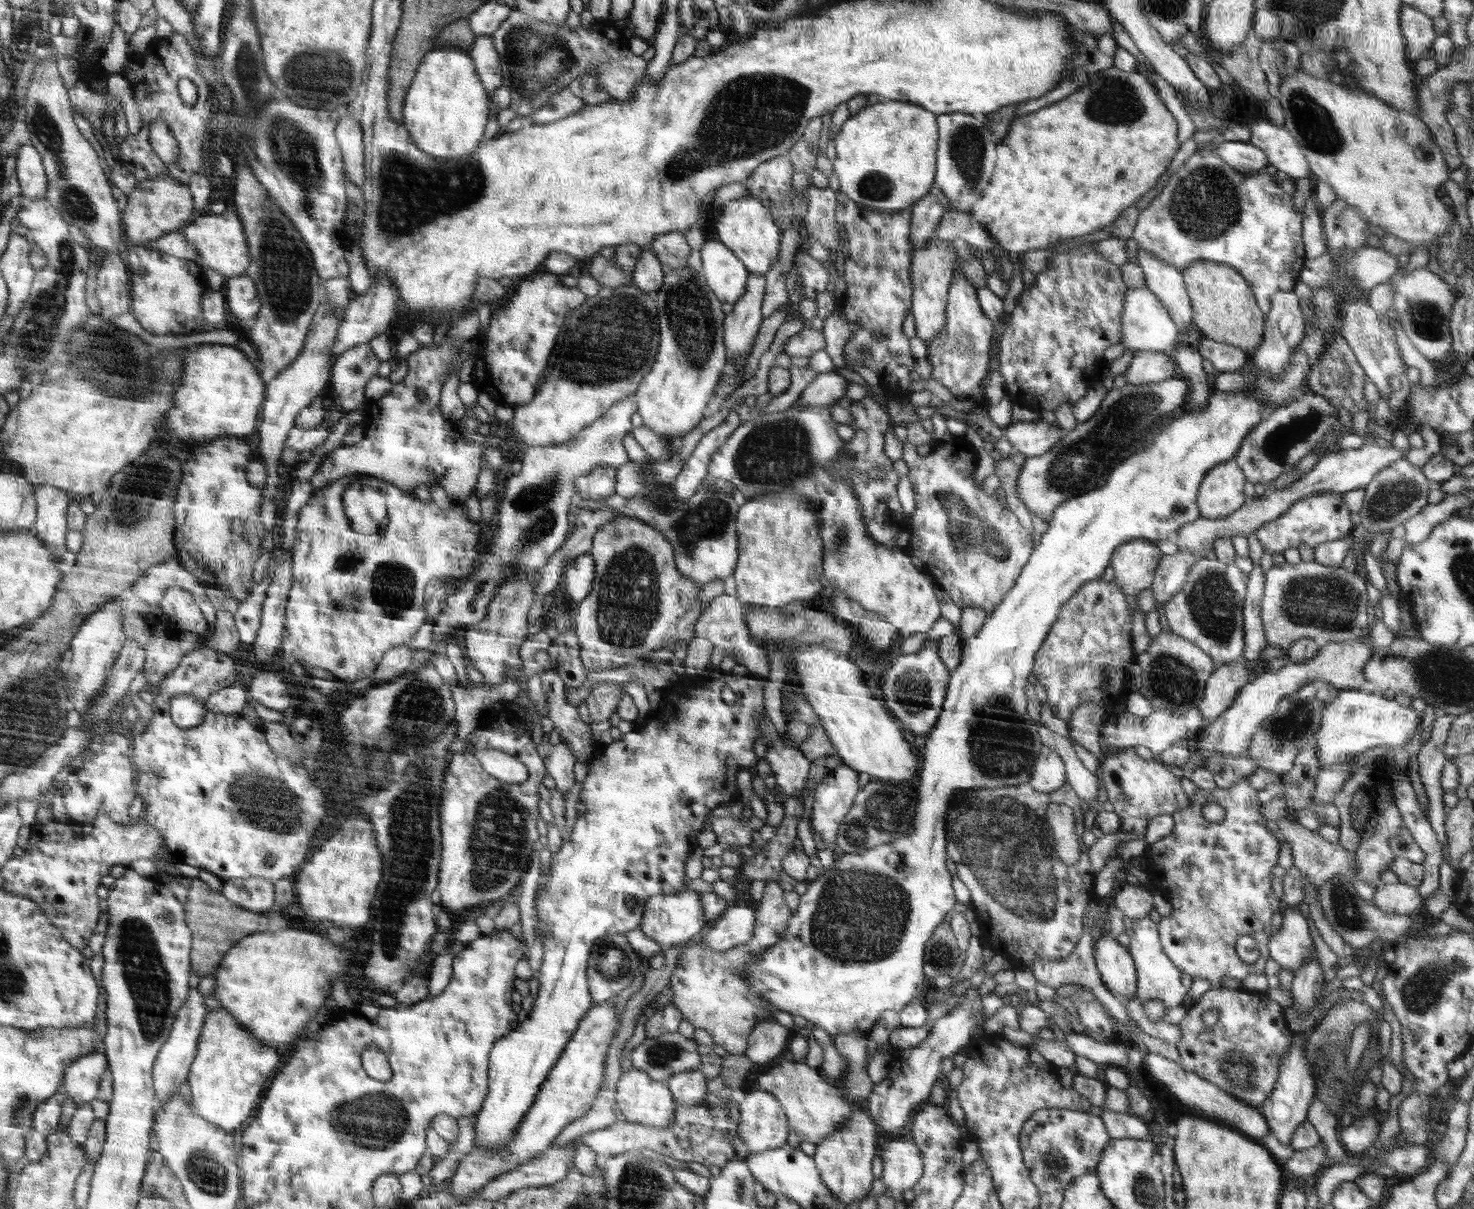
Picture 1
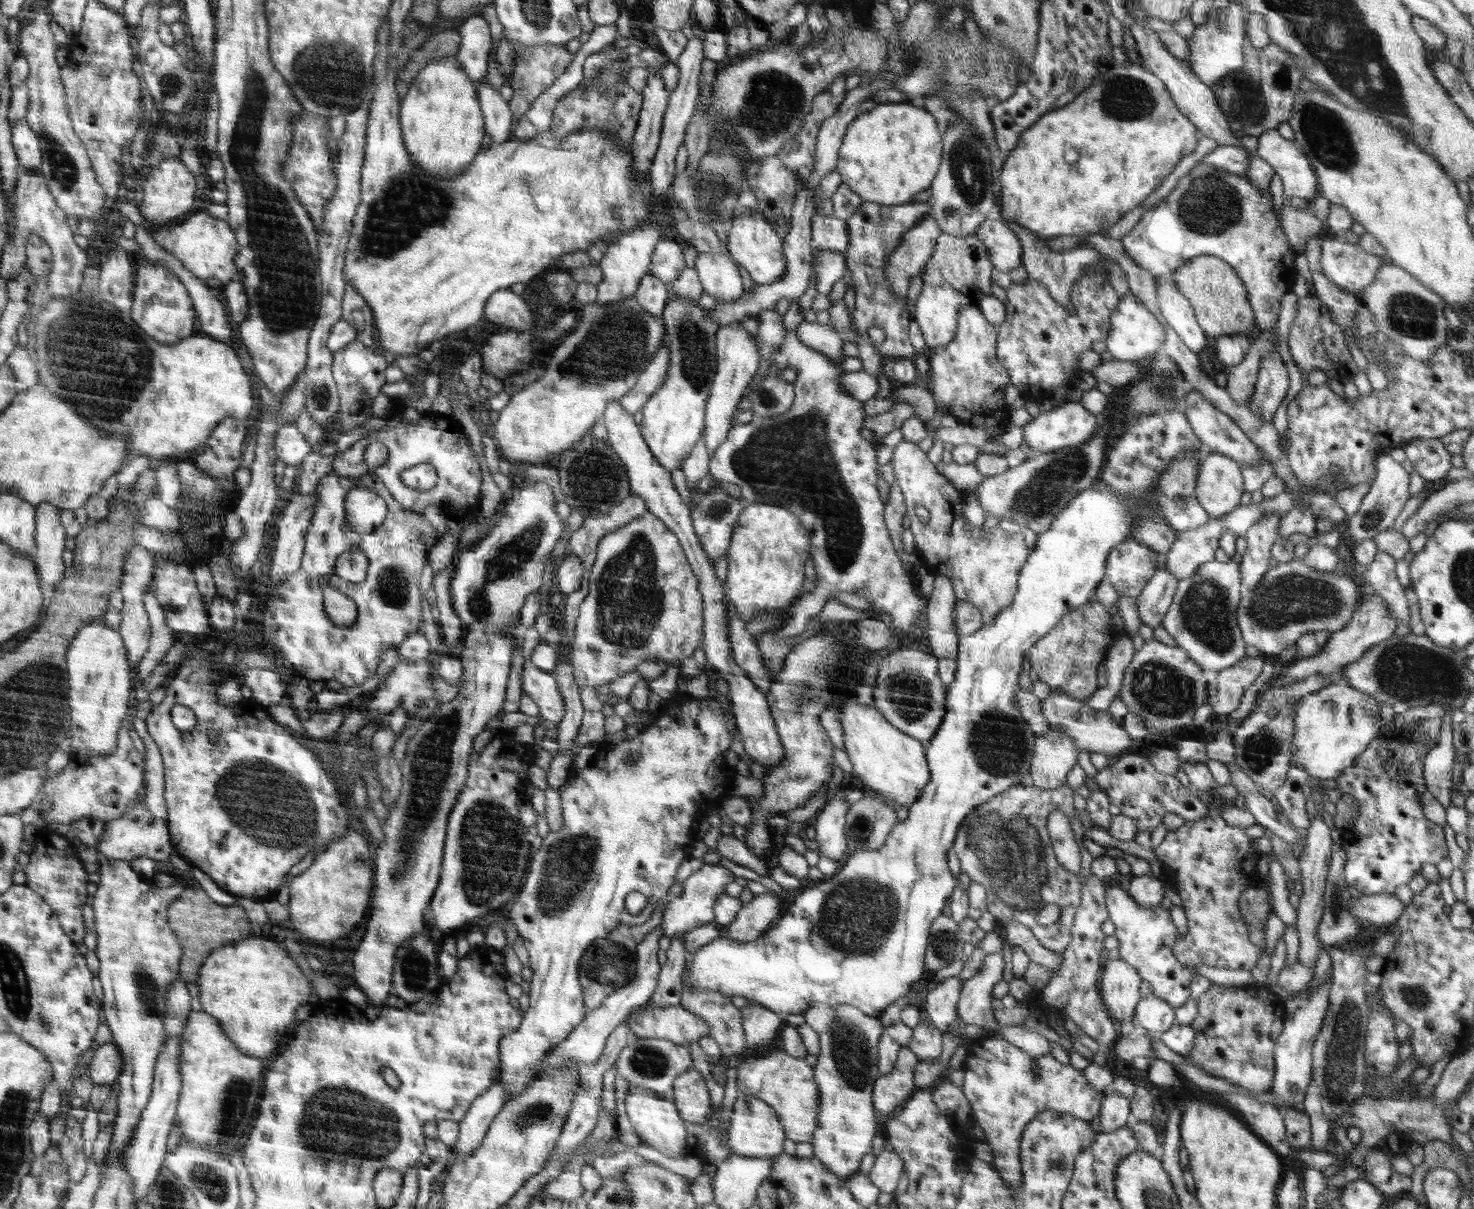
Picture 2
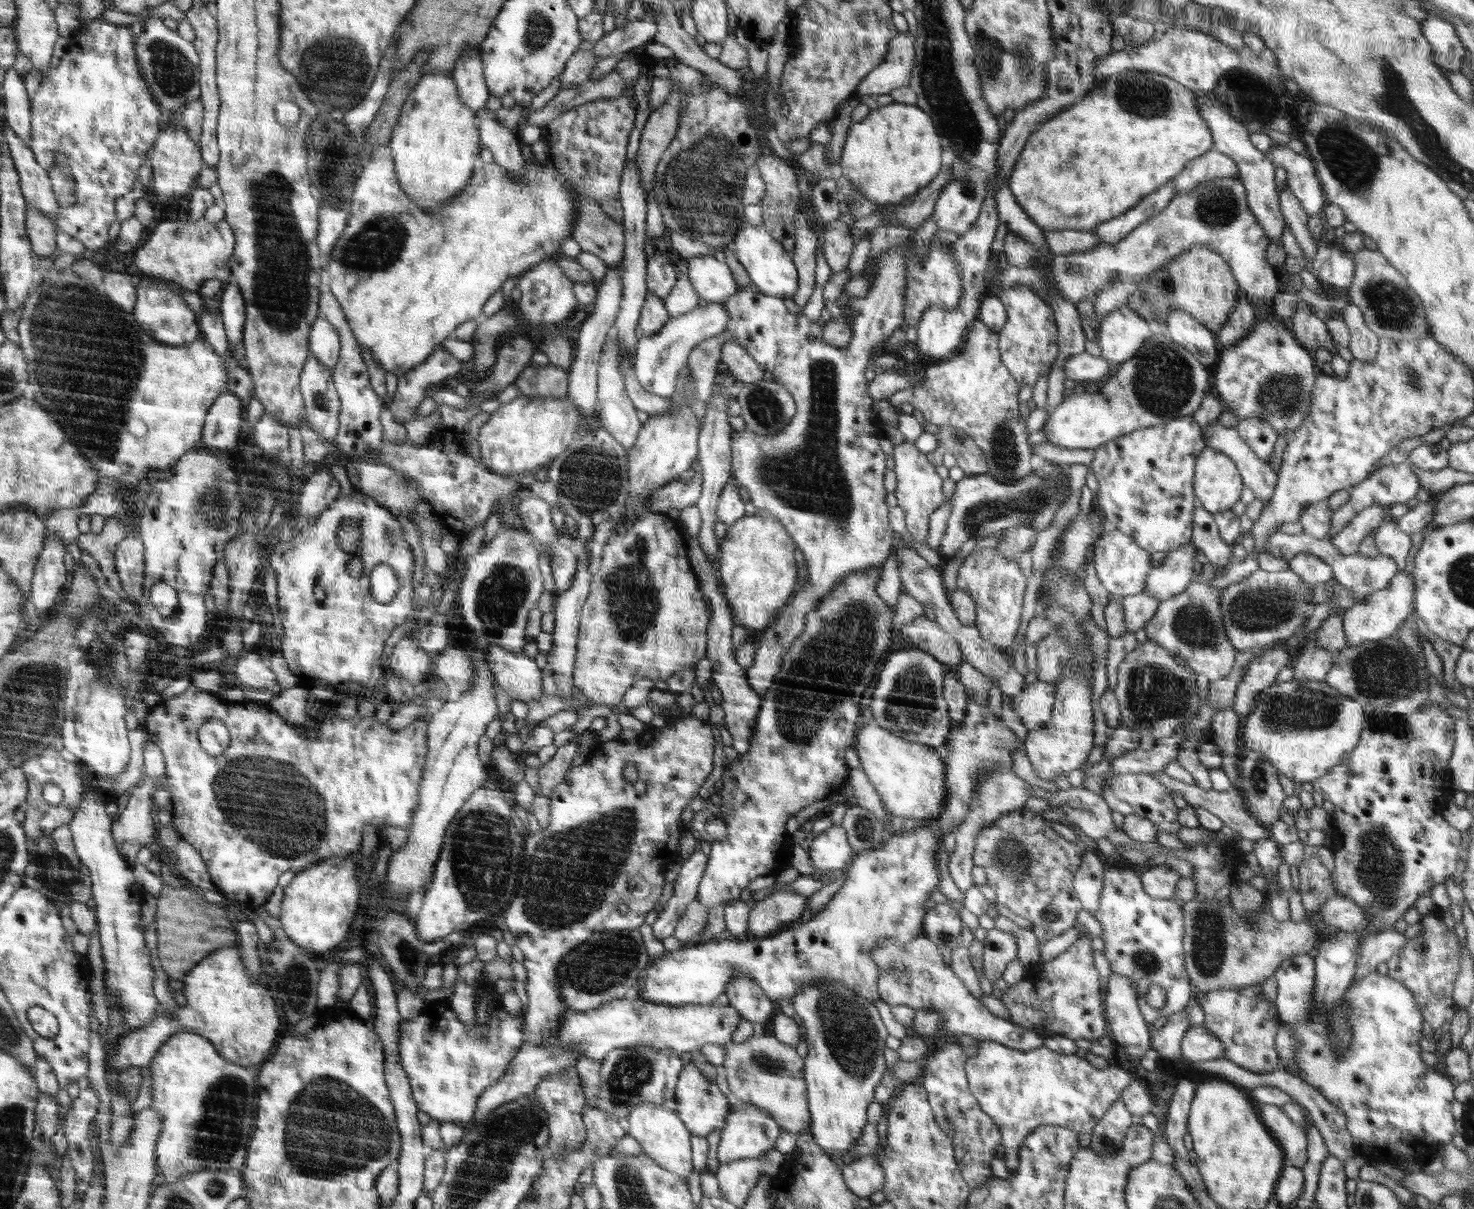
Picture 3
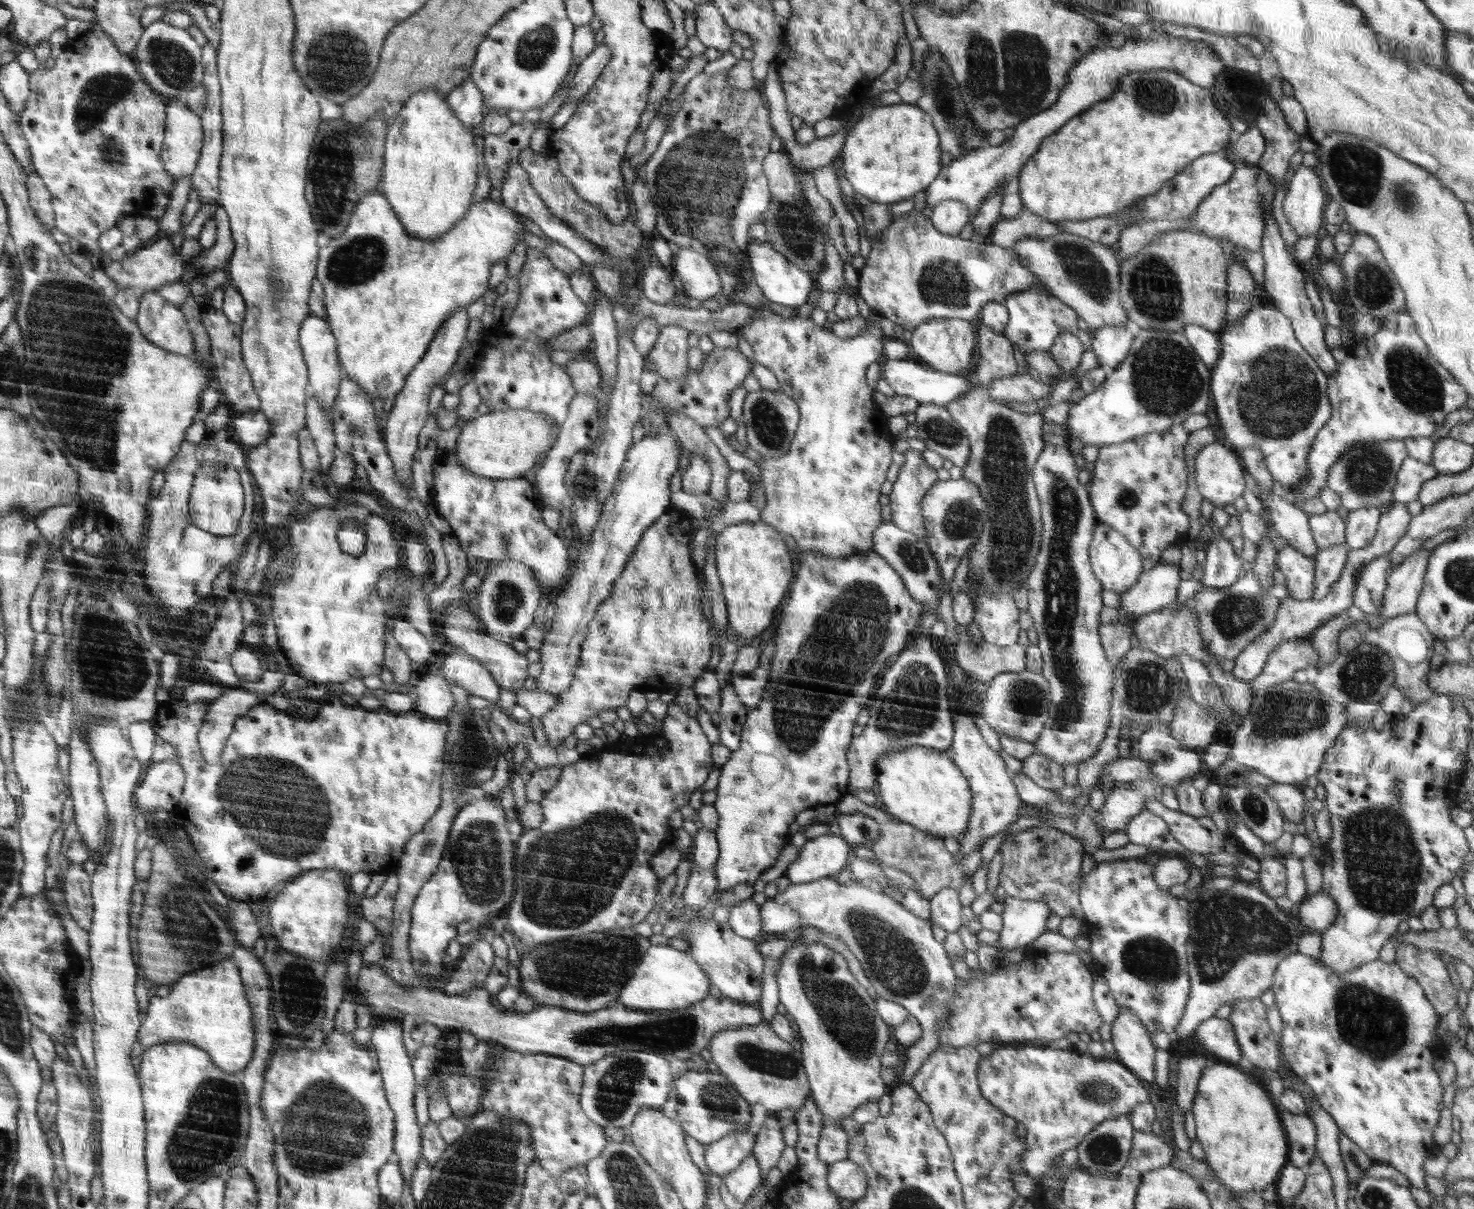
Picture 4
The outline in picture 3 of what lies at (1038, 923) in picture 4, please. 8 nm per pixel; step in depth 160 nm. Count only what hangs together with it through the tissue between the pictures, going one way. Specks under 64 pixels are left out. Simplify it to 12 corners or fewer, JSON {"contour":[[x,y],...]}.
{"contour":[[987,931],[982,974],[995,982],[1017,958],[1013,934]]}

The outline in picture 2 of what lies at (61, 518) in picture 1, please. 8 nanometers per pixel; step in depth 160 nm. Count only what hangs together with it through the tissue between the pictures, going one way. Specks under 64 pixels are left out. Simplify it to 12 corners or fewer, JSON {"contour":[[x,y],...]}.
{"contour":[[38,505],[35,562],[55,589],[65,573],[59,506]]}

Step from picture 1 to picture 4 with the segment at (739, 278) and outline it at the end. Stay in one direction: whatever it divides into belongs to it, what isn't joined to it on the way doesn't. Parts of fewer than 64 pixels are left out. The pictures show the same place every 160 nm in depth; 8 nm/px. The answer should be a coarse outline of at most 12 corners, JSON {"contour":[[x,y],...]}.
{"contour":[[682,248],[672,266],[688,298],[708,304],[723,290],[714,263]]}

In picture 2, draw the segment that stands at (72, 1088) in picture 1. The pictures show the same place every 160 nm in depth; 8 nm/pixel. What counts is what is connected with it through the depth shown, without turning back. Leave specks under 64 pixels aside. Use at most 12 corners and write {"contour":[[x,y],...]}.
{"contour":[[116,1045],[94,1051],[87,1069],[94,1085],[114,1085],[123,1070]]}

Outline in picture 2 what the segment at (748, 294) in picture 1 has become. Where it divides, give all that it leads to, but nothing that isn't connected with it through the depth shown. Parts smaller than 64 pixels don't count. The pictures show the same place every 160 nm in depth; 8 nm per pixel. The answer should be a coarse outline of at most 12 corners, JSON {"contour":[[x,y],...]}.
{"contour":[[741,322],[718,330],[703,439],[710,454],[761,364]]}

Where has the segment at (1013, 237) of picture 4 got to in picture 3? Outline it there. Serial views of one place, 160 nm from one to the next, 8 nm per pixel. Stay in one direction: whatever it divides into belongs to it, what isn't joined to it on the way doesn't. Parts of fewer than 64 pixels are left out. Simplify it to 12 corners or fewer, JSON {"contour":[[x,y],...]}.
{"contour":[[1043,230],[1054,255],[1090,251],[1101,243],[1086,230]]}

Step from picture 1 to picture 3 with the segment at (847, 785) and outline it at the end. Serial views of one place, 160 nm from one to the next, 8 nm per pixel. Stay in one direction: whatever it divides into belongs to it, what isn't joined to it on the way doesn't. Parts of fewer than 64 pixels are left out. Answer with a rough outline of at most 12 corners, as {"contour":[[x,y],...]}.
{"contour":[[830,826],[809,846],[818,870],[844,869],[852,858],[841,826]]}

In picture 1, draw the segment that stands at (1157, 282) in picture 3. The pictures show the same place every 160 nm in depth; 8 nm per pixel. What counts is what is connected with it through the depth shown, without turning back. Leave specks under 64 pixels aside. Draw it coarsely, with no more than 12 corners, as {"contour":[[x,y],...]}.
{"contour":[[1193,262],[1182,278],[1193,323],[1252,356],[1265,316],[1227,264]]}

